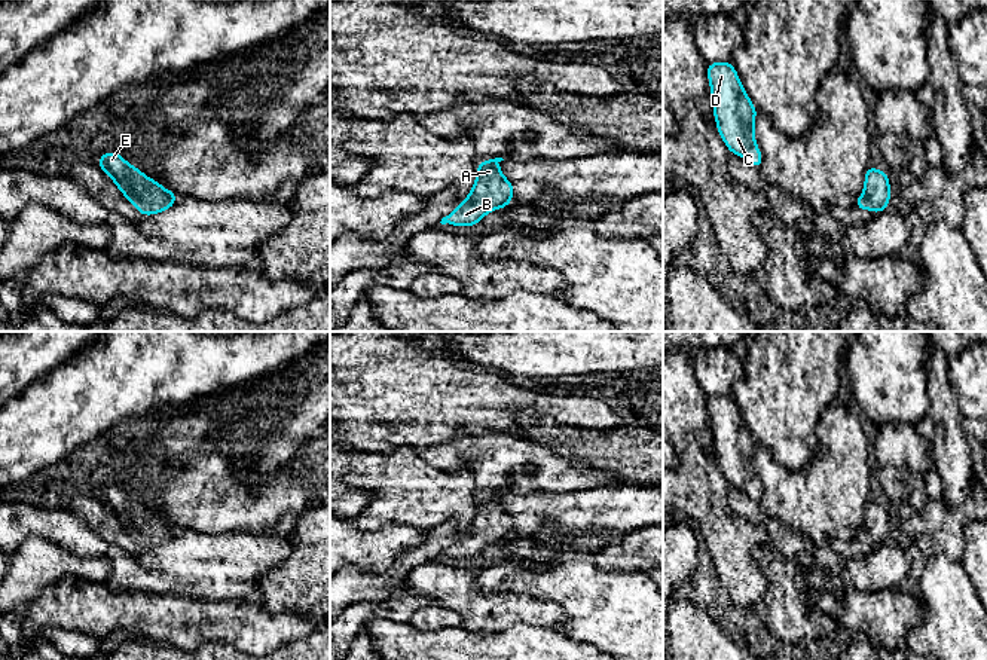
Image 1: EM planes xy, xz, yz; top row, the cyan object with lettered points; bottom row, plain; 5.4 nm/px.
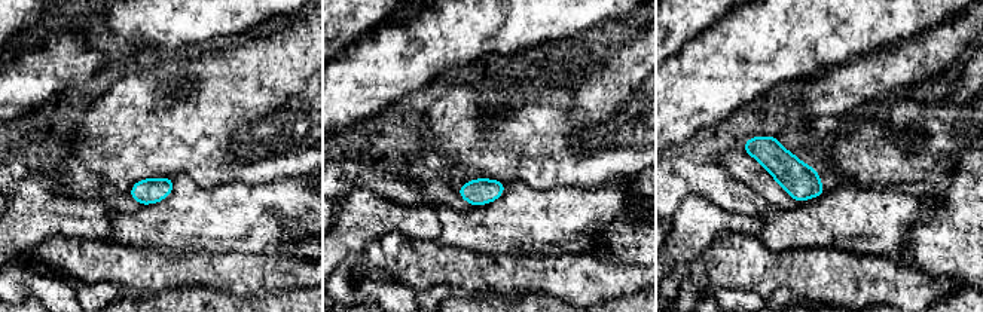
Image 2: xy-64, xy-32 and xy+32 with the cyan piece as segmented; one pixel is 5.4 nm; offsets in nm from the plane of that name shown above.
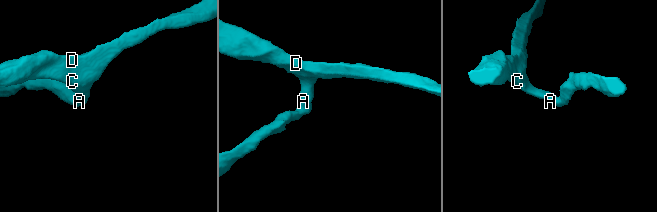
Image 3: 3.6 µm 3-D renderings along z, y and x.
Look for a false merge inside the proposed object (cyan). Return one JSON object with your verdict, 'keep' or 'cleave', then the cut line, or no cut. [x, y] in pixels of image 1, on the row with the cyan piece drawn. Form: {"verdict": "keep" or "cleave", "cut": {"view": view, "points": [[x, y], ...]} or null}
{"verdict": "keep", "cut": null}

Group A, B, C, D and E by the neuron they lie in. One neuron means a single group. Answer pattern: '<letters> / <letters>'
A B C D E

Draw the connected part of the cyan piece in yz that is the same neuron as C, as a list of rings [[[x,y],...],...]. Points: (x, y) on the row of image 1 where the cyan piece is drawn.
[[[733,62],[708,64],[706,73],[719,135],[731,153],[761,169],[763,155],[754,134],[758,111],[746,95]]]

